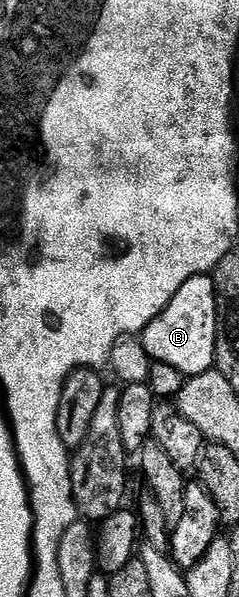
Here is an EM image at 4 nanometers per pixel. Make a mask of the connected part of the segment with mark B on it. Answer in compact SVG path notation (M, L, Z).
M210 275L194 276L173 294L169 306L149 322L141 334L145 350L154 362L173 366L183 377L205 374L215 368L215 343L217 342L217 302L215 281Z

